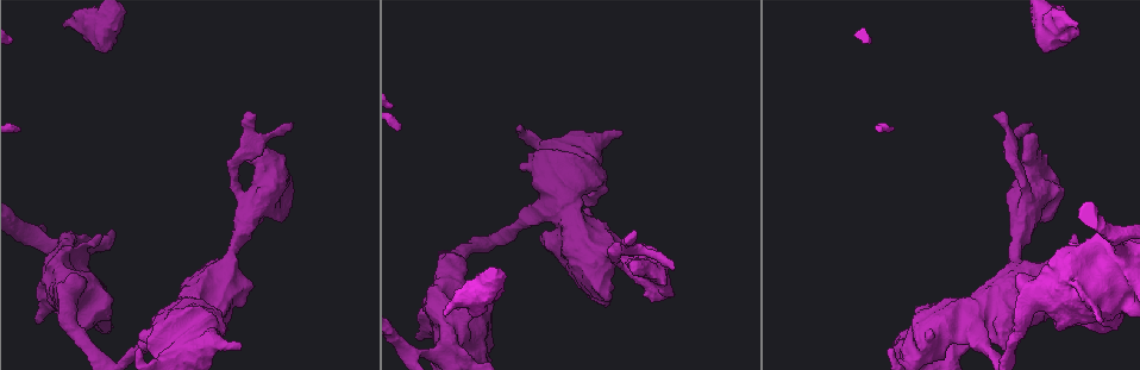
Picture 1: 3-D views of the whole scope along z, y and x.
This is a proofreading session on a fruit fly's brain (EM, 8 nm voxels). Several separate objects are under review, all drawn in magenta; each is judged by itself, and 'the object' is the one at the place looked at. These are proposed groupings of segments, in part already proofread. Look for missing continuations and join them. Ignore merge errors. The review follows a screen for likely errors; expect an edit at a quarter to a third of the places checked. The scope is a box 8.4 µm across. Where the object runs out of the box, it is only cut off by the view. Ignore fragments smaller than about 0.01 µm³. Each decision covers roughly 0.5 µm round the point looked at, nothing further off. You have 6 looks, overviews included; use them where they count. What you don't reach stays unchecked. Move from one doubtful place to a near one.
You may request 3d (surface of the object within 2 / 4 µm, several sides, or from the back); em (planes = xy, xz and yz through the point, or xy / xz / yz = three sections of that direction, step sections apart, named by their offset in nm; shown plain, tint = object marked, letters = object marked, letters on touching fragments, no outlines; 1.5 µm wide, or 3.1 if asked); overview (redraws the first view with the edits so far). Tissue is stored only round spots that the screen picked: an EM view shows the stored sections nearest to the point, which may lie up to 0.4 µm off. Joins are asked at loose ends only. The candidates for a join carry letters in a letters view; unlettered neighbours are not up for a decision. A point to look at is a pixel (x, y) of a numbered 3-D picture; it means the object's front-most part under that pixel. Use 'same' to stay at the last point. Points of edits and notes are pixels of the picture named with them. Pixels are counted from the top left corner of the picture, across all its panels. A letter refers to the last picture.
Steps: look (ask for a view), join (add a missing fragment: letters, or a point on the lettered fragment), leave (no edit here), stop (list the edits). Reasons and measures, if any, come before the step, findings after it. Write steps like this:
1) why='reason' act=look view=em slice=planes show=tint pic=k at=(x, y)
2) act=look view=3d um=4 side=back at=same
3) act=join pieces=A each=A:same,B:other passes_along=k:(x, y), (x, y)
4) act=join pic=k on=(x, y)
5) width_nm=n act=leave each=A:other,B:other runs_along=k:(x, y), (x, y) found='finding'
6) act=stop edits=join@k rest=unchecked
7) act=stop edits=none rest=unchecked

why='an open end' act=look view=3d um=4 pic=1 at=(140, 336)

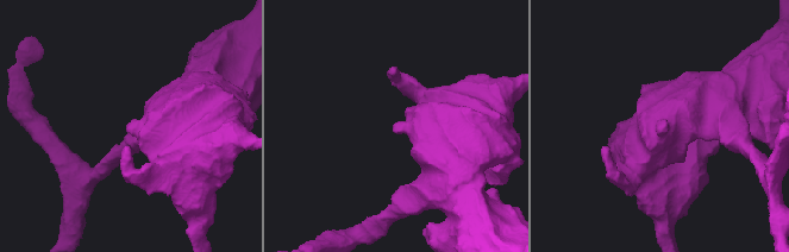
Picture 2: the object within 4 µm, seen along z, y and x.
why='shape alone is not enough' act=look view=em slice=planes show=letters pic=2 at=(129, 130)

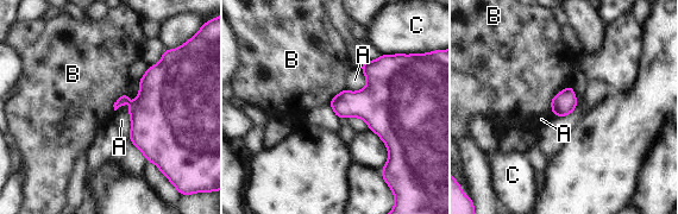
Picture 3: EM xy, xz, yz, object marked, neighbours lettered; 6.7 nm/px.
act=leave each=A:other,B:other,C:other border=3:(570, 85), (553, 96), (553, 115) found='no lettered fragment goes on from it'

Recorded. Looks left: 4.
why='branch stops here' act=look view=3d um=2 side=back pic=1 at=(415, 333)

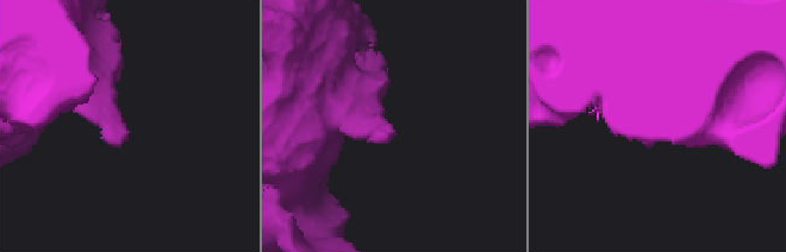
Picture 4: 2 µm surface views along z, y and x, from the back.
why='shape alone is not enough' act=look view=em slice=yz step=4 show=tint pic=4 at=(121, 143)

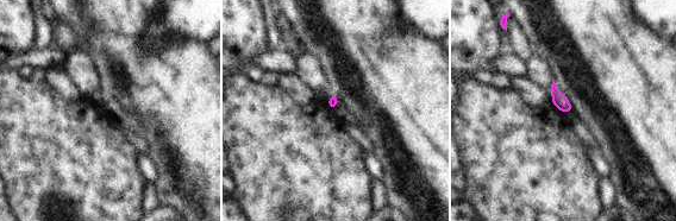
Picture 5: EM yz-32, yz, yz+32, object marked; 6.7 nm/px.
why='another direction' act=look view=em slice=planes show=letters at=same

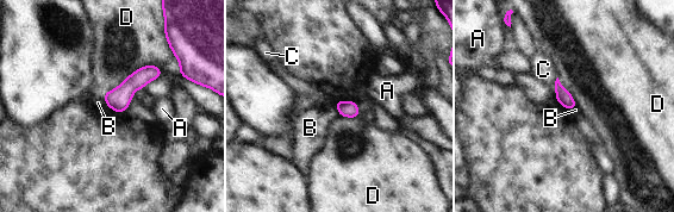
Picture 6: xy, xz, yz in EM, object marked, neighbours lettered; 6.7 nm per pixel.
act=leave each=A:other,B:other,C:other,D:other found='no lettered fragment goes on from it'

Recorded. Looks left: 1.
act=stop edits=none rest=unchecked

